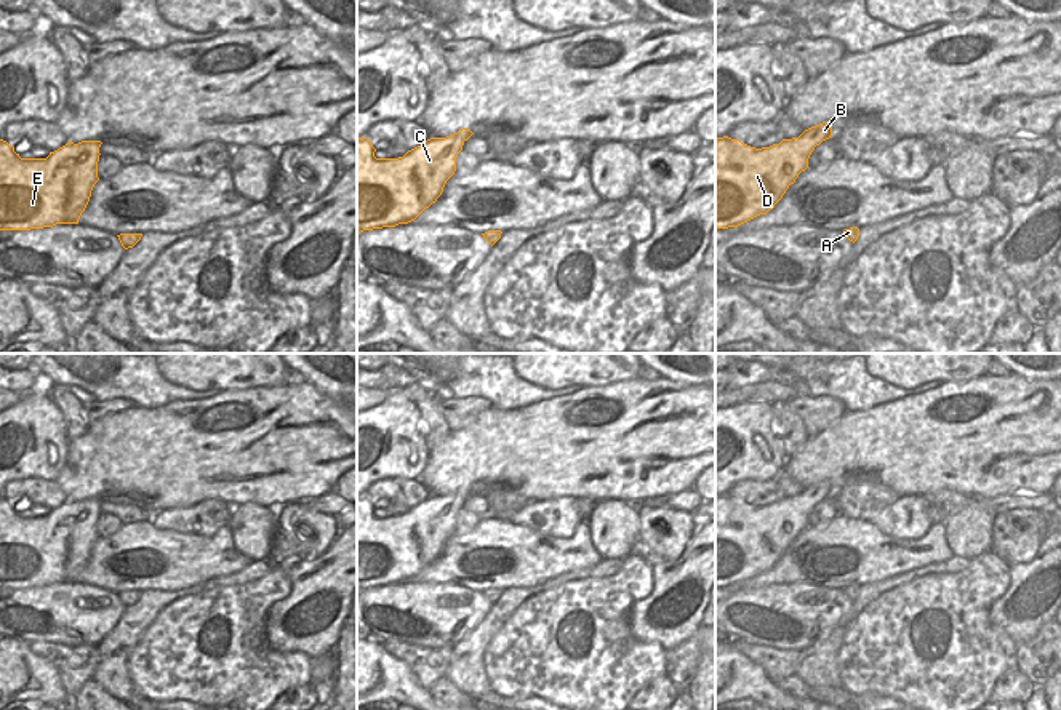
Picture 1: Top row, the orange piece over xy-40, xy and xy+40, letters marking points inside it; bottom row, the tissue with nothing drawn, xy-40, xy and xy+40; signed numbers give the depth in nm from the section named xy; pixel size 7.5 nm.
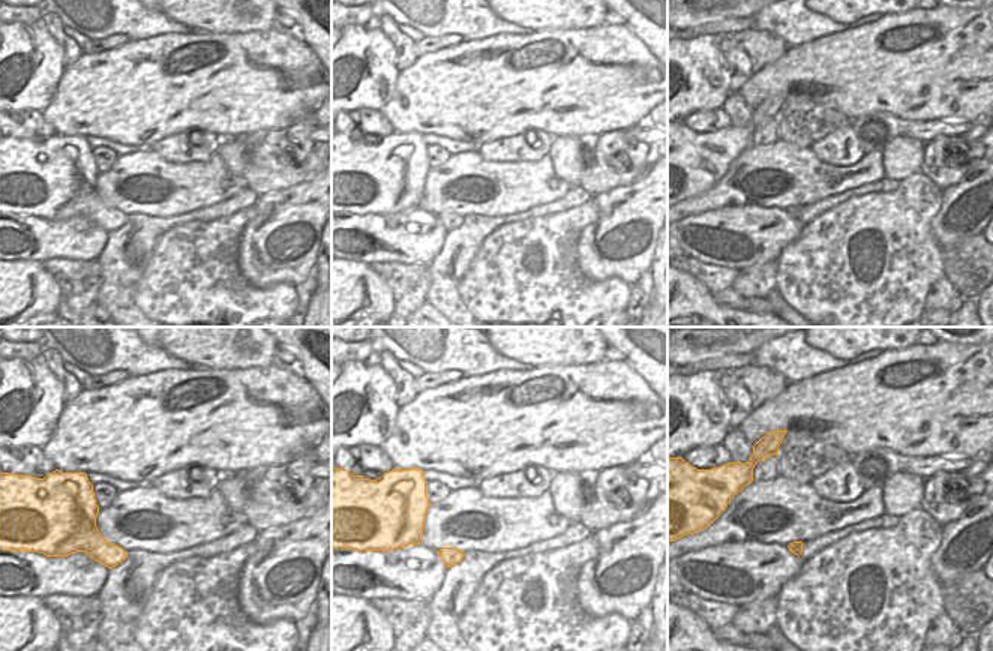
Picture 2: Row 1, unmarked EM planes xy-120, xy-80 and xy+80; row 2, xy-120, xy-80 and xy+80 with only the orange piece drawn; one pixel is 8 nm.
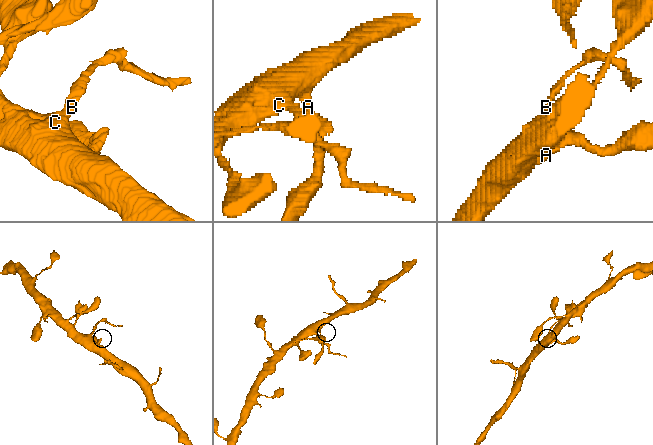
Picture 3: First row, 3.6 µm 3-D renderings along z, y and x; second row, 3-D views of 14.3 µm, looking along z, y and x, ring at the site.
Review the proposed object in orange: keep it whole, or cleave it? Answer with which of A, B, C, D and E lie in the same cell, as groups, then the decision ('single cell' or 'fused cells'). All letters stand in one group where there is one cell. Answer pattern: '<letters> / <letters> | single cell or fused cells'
A C D E / B | fused cells

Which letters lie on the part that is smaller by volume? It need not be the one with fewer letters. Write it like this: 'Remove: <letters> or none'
Remove: B

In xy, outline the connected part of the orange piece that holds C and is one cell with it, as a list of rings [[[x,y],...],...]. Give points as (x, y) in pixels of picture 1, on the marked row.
[[[456,134],[430,138],[398,158],[376,158],[371,141],[357,138],[357,232],[408,224],[435,203],[464,146]]]

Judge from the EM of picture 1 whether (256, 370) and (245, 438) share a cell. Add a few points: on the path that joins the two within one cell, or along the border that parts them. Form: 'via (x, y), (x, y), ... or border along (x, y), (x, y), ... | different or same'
border along (284, 382), (279, 386), (221, 389), (218, 392) | different

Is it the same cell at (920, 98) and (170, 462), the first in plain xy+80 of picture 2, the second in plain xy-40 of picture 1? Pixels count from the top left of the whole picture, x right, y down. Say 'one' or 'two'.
one

